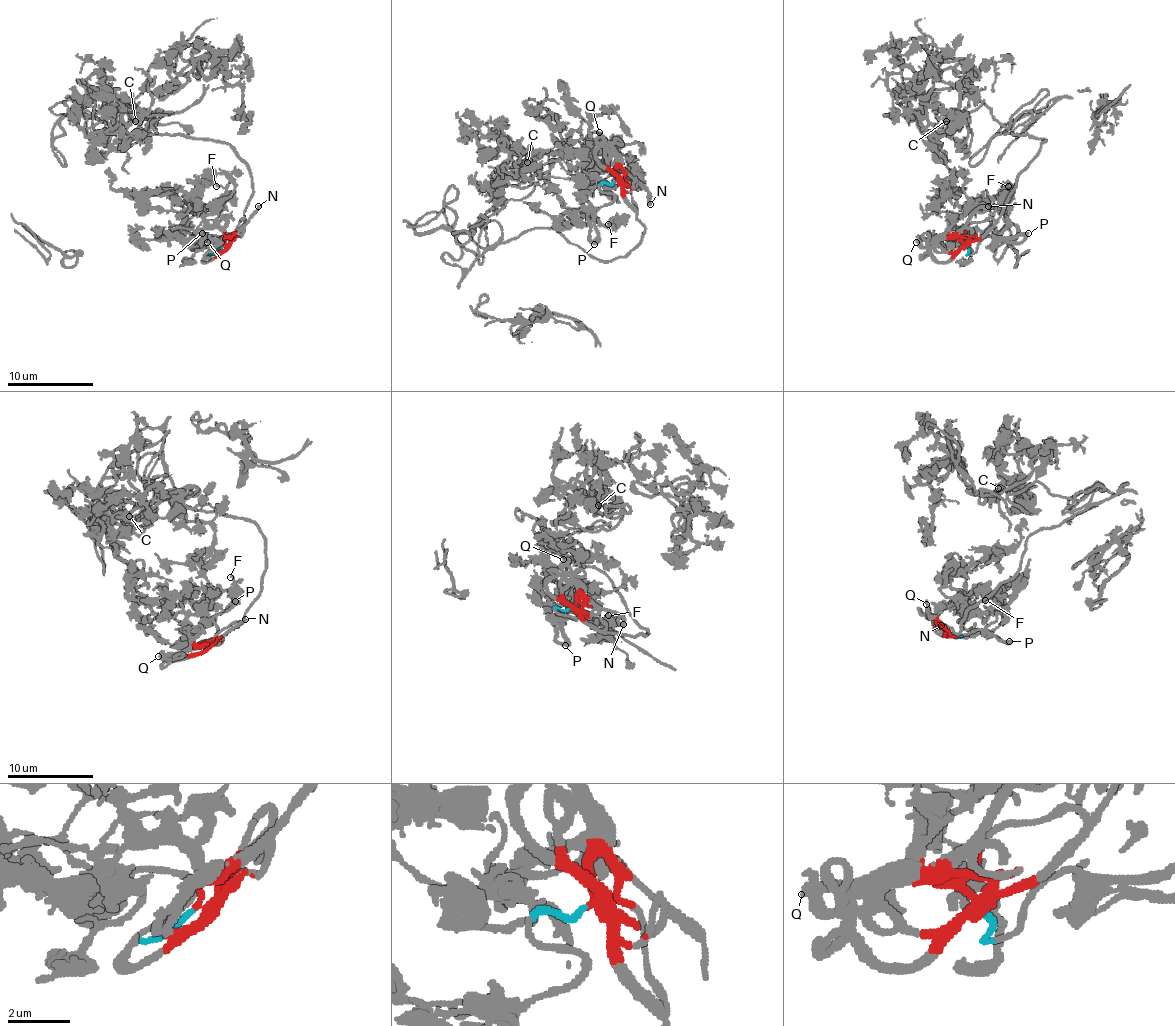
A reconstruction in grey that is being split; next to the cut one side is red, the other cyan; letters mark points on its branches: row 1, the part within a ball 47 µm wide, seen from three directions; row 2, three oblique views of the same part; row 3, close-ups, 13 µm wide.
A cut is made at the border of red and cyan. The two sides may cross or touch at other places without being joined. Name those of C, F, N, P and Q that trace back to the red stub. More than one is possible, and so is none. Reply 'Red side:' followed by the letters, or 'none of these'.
Red side: C, N, Q

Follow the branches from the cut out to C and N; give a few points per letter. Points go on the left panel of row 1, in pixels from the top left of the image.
C: (224, 246), (252, 173), (224, 143), (91, 128), (129, 100), (144, 119), (117, 149), (108, 138), (136, 121)
N: (224, 246), (239, 233), (258, 207)

